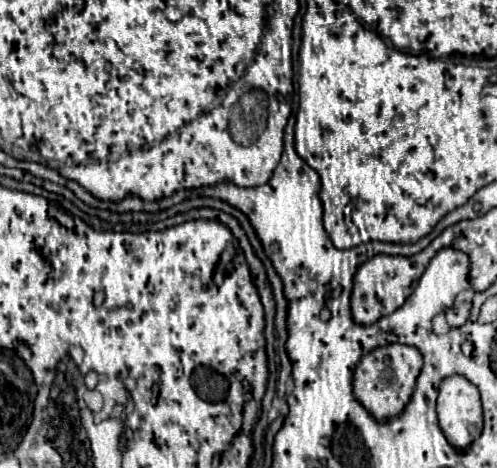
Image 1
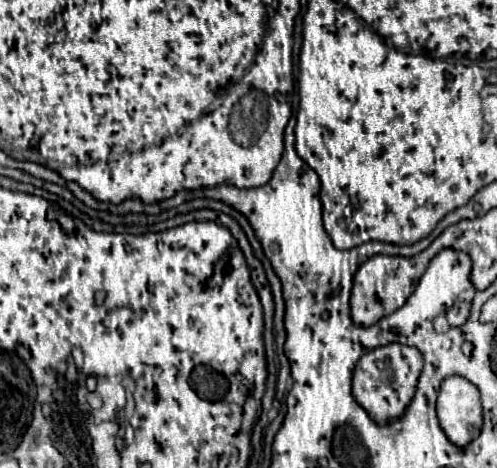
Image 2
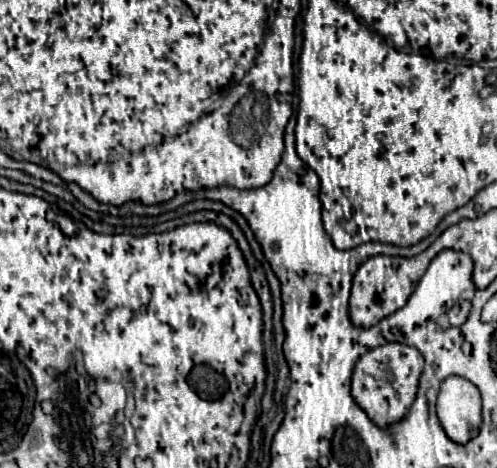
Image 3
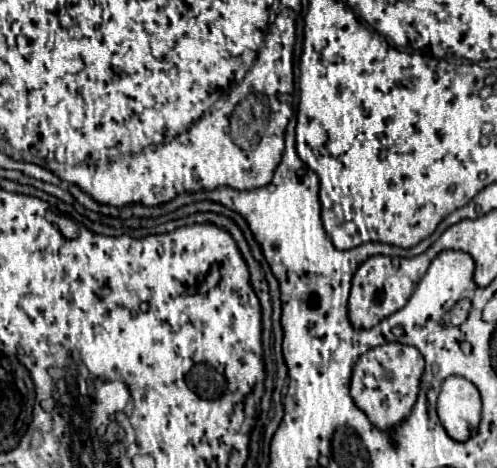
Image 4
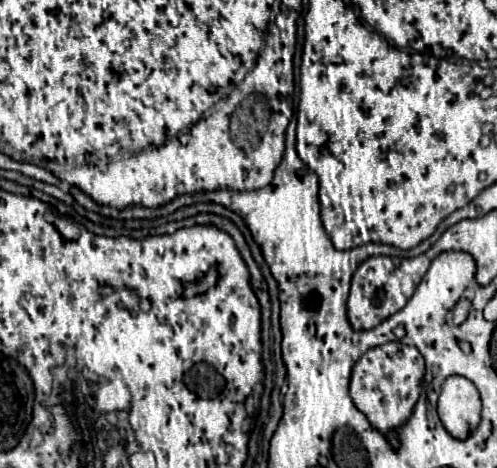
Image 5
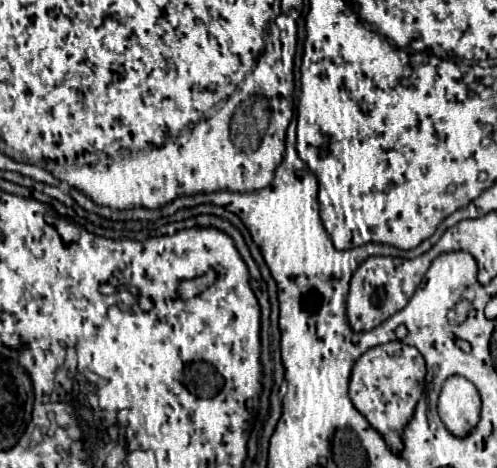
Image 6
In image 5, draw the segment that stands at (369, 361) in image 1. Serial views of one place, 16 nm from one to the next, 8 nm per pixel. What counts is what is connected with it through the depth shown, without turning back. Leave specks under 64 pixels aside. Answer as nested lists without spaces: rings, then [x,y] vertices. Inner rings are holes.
[[[388,342],[376,348],[370,348],[360,356],[352,370],[350,380],[350,396],[360,412],[366,414],[370,424],[384,432],[390,442],[396,446],[396,430],[408,416],[420,396],[424,376],[424,358],[414,346],[406,346],[402,342]]]

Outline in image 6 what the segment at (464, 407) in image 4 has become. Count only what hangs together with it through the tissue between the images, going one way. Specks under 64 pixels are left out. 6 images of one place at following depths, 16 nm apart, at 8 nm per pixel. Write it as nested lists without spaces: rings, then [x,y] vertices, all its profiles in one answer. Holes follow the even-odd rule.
[[[450,376],[442,384],[438,414],[454,436],[464,438],[480,420],[480,394],[476,386],[462,376]]]

